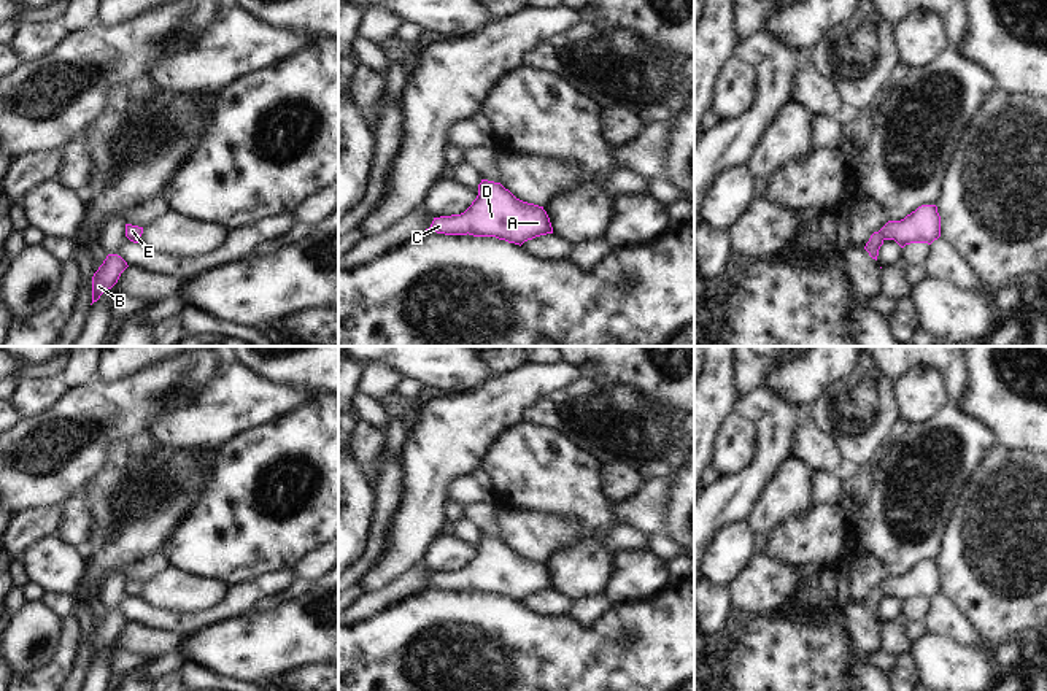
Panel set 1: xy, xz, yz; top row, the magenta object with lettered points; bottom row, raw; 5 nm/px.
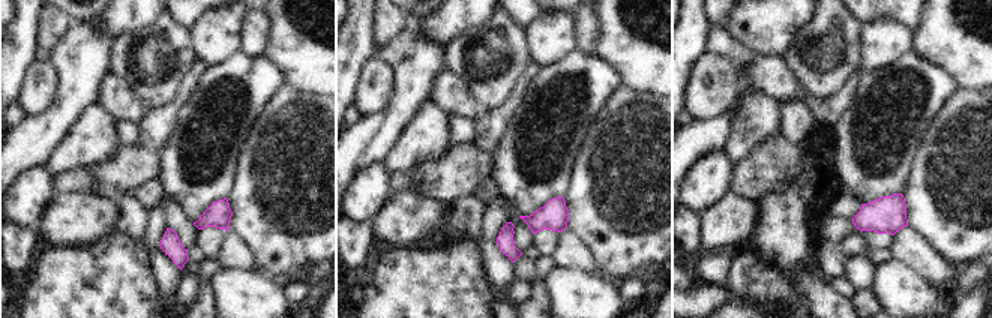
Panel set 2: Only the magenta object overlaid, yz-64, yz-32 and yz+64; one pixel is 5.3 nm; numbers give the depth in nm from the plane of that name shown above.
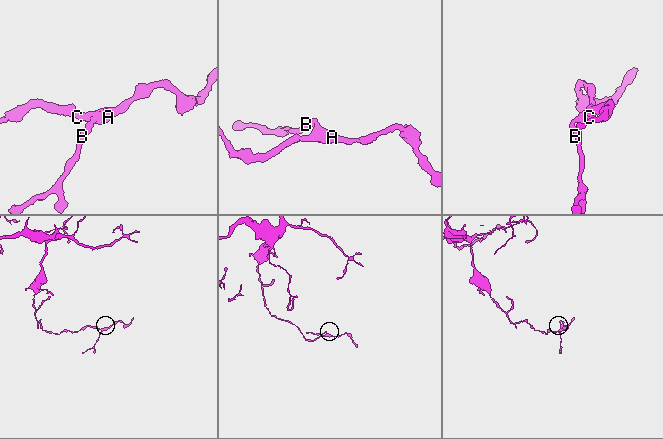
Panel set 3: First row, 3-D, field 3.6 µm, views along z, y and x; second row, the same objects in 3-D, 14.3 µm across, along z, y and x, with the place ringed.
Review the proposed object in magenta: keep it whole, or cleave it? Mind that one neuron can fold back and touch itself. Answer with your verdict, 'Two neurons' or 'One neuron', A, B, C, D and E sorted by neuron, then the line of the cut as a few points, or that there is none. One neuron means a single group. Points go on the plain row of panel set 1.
One neuron. Groups: A B C D E. No split.

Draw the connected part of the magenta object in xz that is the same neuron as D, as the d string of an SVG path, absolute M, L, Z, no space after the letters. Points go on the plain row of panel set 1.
M481 535L477 554L464 569L434 573L427 588L496 593L521 602L553 589L553 583L543 562L516 554L500 539Z

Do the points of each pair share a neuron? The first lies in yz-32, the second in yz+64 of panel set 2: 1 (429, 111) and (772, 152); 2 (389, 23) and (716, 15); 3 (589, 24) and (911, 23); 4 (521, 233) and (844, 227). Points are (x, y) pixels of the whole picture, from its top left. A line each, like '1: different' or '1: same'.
1: different
2: same
3: same
4: different

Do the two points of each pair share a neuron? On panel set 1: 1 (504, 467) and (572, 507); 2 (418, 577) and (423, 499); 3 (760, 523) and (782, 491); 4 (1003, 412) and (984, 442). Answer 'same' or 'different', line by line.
1: same
2: different
3: same
4: different

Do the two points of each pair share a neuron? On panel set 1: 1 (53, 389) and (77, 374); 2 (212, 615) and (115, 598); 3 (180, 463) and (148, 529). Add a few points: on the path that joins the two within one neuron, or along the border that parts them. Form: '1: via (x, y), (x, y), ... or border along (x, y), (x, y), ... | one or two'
1: border along (59, 374), (67, 389) | two
2: via (188, 621), (169, 621), (139, 612) | one
3: via (172, 478), (148, 502), (148, 513) | one

